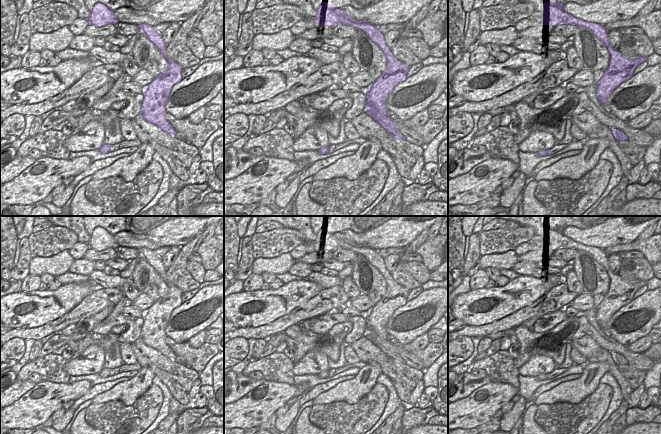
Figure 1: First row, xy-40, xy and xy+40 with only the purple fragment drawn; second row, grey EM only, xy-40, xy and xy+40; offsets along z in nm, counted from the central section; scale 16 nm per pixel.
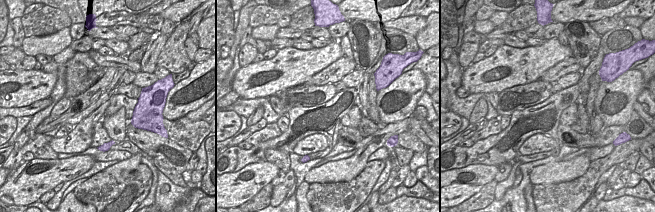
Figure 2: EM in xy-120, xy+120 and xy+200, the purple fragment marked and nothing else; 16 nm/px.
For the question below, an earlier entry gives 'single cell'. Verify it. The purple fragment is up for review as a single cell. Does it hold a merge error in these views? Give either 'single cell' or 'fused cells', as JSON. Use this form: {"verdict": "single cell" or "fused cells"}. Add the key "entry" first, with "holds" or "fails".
{"entry": "holds", "verdict": "single cell"}

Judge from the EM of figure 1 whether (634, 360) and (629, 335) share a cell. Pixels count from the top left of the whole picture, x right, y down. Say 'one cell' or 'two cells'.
two cells

